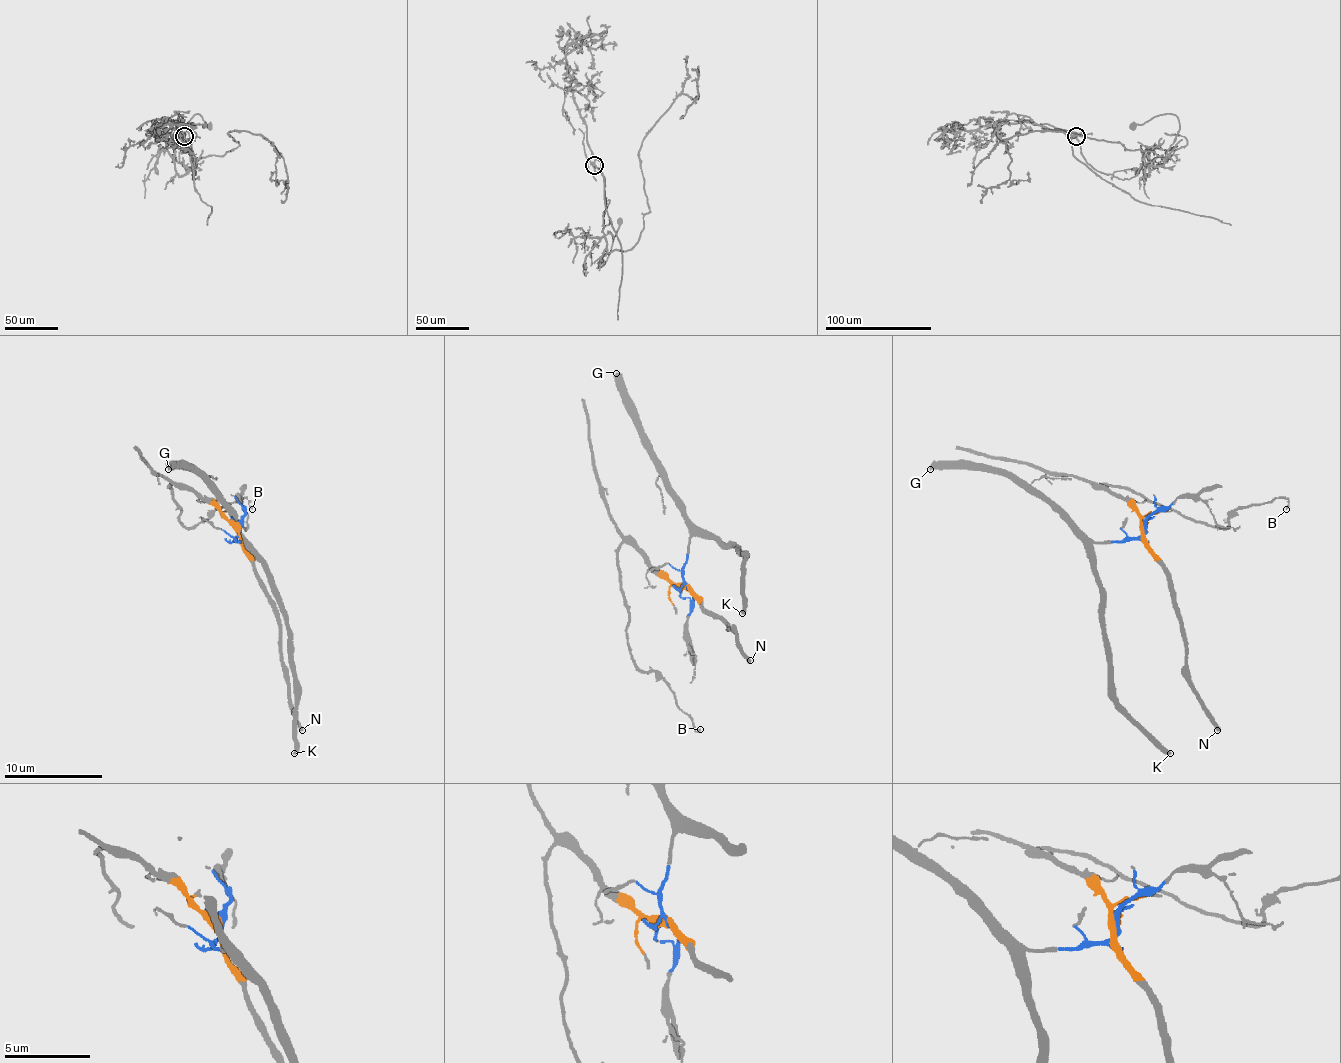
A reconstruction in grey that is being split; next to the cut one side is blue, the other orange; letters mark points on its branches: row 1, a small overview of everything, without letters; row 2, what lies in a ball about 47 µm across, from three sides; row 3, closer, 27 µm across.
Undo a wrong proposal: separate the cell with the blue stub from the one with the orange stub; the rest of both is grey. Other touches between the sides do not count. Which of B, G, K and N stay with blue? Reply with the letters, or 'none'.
G, K

